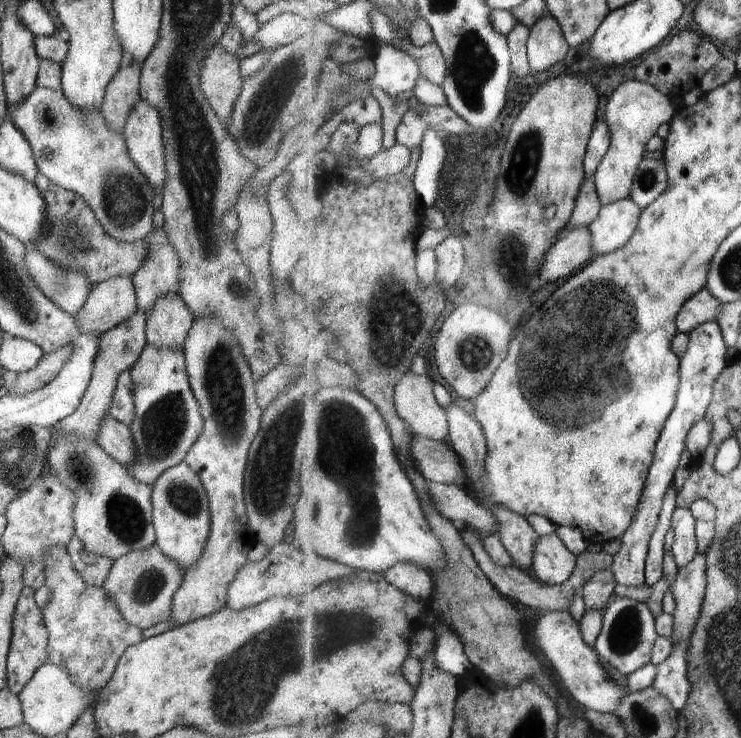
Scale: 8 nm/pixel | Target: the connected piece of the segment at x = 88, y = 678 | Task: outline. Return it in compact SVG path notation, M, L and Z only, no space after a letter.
M61 545L48 548L45 553L45 574L46 585L52 589L52 600L43 612L43 622L46 626L49 640L47 654L49 662L63 665L68 671L69 676L81 688L100 692L115 672L117 663L126 650L137 643L143 641L142 631L136 626L127 624L116 609L113 601L105 594L100 587L90 587L75 571L71 564L71 558L66 549Z

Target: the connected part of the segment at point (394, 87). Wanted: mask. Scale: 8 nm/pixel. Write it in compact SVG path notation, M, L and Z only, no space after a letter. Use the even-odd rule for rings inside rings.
M382 44L373 58L377 65L377 76L373 82L392 96L416 90L416 82L421 78L418 62L406 52Z

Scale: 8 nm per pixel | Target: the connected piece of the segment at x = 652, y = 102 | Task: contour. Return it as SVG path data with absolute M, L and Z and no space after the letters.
M635 79L624 82L614 91L608 100L604 117L611 131L612 147L595 177L603 205L618 203L633 196L638 170L648 152L648 142L657 136L662 124L671 125L676 115L674 100L659 92L652 84Z

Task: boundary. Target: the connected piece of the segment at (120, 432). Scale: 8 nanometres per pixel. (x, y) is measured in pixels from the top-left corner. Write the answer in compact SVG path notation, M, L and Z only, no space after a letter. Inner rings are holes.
M110 415L101 423L97 444L121 466L128 467L135 462L136 451L131 430Z

